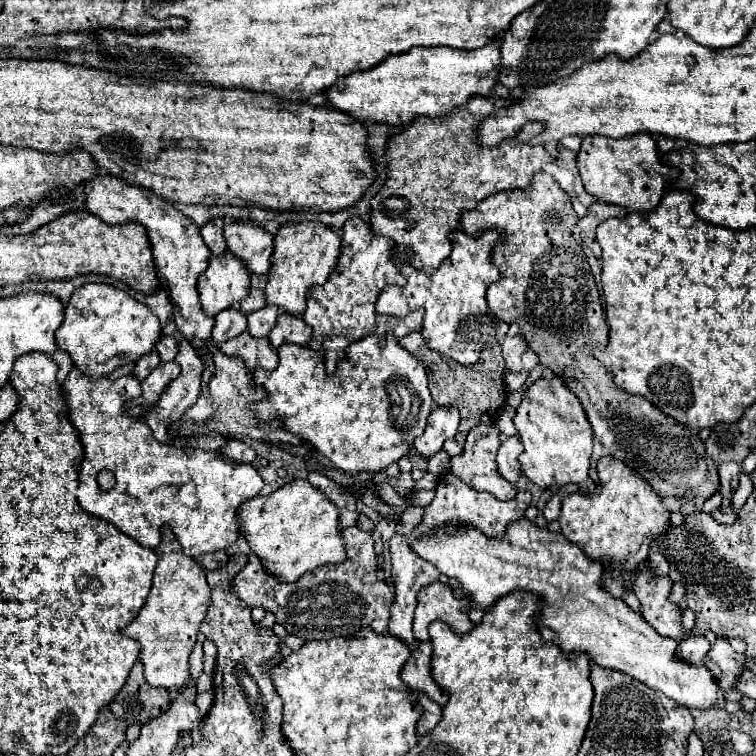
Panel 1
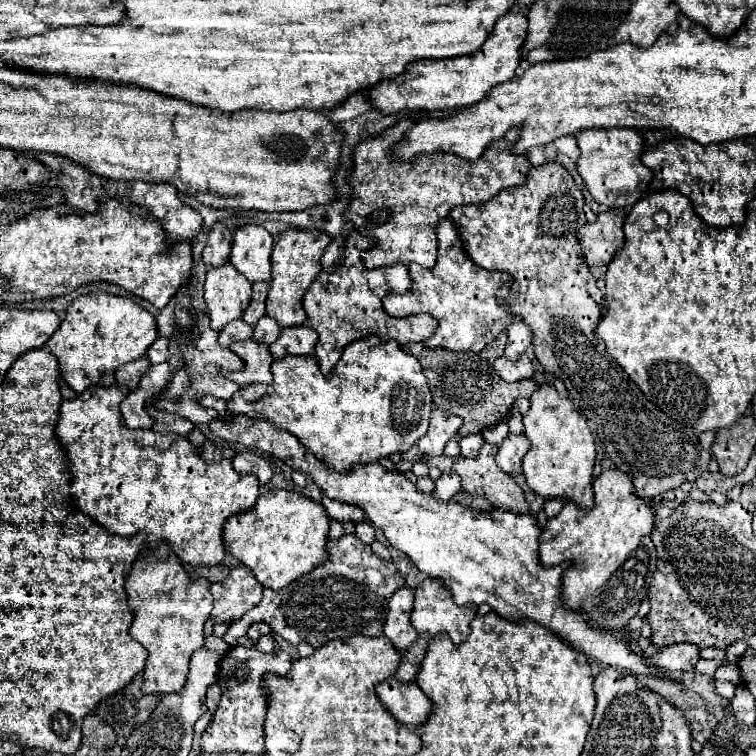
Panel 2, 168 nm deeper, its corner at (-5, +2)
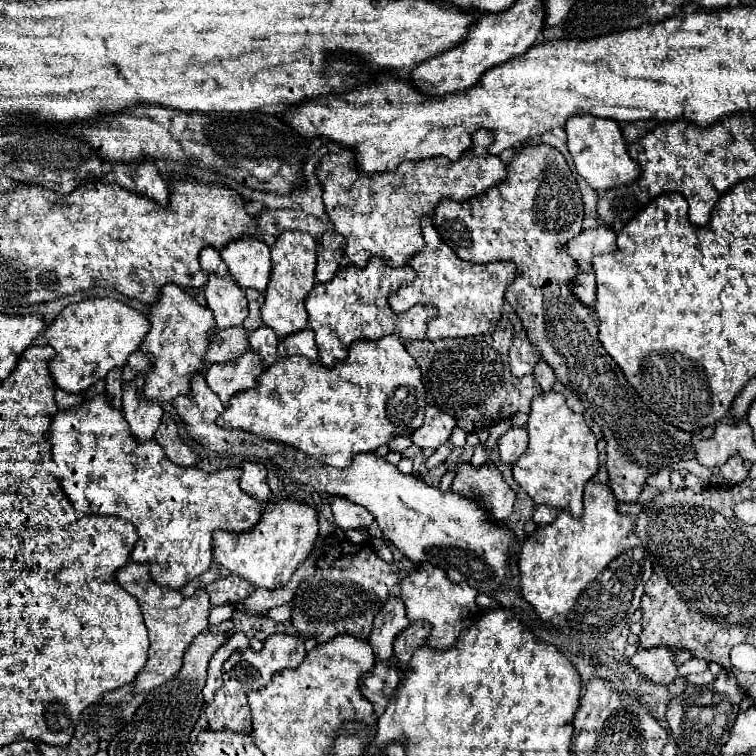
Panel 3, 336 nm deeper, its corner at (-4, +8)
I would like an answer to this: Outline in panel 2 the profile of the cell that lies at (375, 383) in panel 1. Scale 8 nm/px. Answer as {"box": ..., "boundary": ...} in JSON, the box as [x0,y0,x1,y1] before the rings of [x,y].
{"box":[228,336,462,472],"boundary":[[[370,336],[348,344],[330,378],[320,372],[314,356],[286,356],[284,360],[276,360],[272,364],[272,374],[274,382],[270,386],[254,384],[242,388],[238,392],[240,404],[230,404],[228,400],[228,414],[242,414],[254,420],[268,420],[276,424],[280,430],[296,436],[300,444],[310,450],[318,460],[340,472],[348,472],[354,464],[378,462],[392,452],[406,452],[418,440],[422,454],[440,456],[446,442],[452,440],[462,426],[462,420],[458,416],[448,416],[448,412],[440,412],[438,408],[432,410],[432,396],[420,362],[414,356],[406,354],[400,344],[396,344],[396,340],[388,340],[382,344],[376,336]]]}

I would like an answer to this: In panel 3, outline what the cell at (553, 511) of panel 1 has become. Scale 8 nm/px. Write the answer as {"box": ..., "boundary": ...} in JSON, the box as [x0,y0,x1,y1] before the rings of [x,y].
{"box":[533,504,559,524],"boundary":[[[541,504],[541,506],[537,506],[537,508],[535,508],[533,522],[535,522],[535,524],[549,524],[549,522],[553,522],[553,520],[557,518],[557,512],[559,512],[557,508]]]}

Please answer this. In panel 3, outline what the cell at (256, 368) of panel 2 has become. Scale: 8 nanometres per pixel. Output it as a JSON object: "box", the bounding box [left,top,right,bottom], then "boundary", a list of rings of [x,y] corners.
{"box":[205,350,265,406],"boundary":[[[247,350],[233,362],[211,364],[205,372],[205,380],[207,380],[209,388],[227,406],[229,398],[233,394],[237,394],[241,390],[249,390],[251,386],[257,386],[259,374],[263,374],[263,370],[265,370],[265,366],[259,360],[259,356],[253,350]]]}

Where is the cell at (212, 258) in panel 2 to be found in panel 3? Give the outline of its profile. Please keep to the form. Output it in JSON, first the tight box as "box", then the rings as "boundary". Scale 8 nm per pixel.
{"box":[199,246,229,276],"boundary":[[[205,246],[199,254],[199,262],[201,262],[201,268],[205,272],[215,272],[217,276],[227,276],[229,270],[227,270],[227,264],[223,262],[221,258],[221,252],[213,246]]]}

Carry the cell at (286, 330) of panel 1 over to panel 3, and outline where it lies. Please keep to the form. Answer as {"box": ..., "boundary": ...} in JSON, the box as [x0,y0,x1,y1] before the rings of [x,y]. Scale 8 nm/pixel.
{"box":[279,328,317,362],"boundary":[[[303,328],[301,332],[289,334],[287,338],[279,338],[279,356],[307,356],[309,360],[317,362],[317,346],[315,346],[315,332],[311,328]]]}

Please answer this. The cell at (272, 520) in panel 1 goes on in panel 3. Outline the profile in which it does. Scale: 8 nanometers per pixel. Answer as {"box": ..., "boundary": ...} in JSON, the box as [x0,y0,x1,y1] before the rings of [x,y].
{"box":[213,498,319,590],"boundary":[[[283,498],[265,504],[261,520],[247,532],[223,532],[213,534],[213,556],[231,574],[249,580],[255,588],[275,590],[289,582],[297,566],[309,556],[319,536],[317,510],[297,500]]]}

